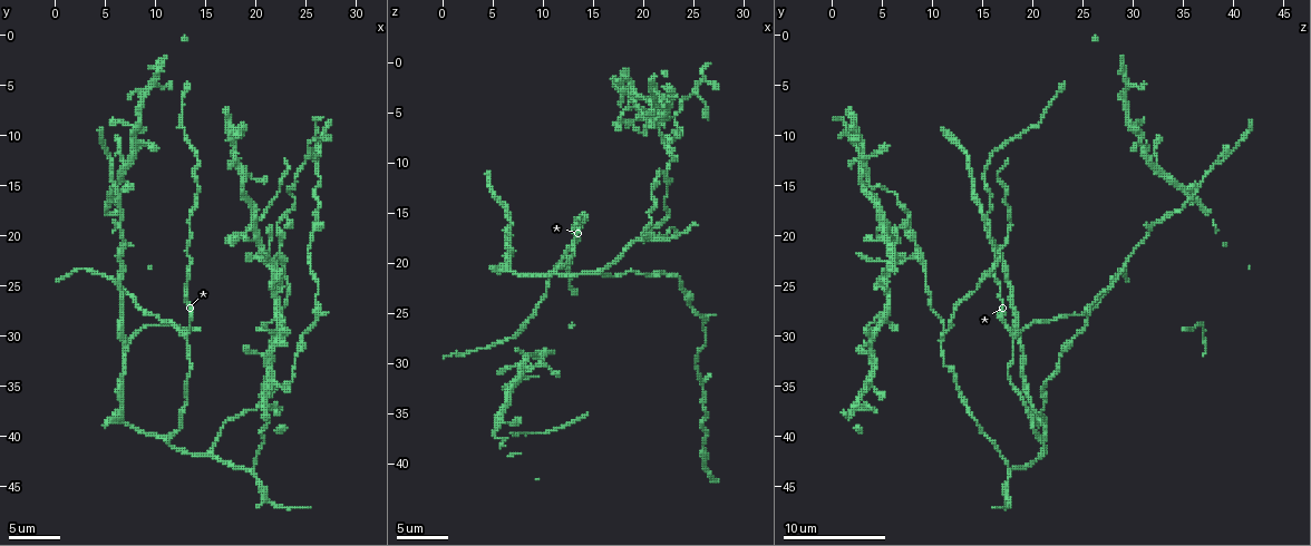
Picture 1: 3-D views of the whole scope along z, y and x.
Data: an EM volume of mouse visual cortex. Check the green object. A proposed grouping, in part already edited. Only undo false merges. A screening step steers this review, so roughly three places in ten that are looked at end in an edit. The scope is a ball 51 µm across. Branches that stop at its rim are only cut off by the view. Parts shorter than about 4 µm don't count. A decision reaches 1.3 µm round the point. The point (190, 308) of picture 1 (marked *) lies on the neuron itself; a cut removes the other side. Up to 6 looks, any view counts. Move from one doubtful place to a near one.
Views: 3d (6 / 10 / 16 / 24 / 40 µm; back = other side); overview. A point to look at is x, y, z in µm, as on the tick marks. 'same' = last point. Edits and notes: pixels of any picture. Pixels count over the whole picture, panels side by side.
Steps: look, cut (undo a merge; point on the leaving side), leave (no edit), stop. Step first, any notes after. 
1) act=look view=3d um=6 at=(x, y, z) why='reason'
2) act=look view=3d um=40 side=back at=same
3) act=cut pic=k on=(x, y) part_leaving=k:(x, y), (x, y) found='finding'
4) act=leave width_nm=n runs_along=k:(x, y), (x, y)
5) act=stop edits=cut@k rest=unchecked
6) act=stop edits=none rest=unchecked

act=look view=3d um=10 at=(12.8, 29.8, 18.2) why='a fork'

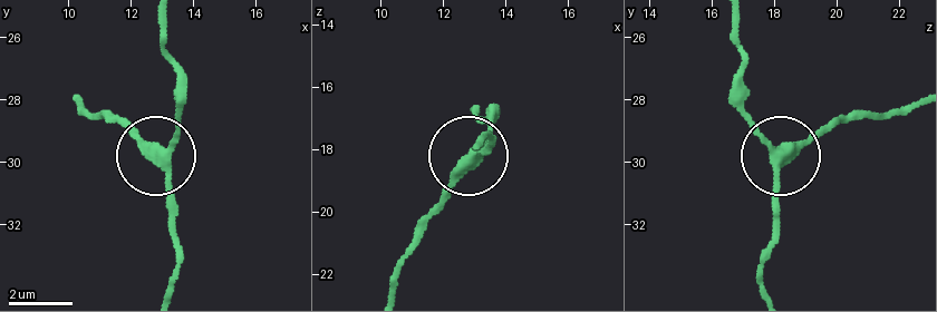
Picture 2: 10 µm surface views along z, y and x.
act=leave width_nm=320 runs_along=2:(175, 75), (175, 128), (152, 153), (114, 115) found='one neuron here'

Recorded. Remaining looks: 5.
act=look view=3d um=10 at=(22.2, 29.4, 11.4) why='side arm on a straight run'

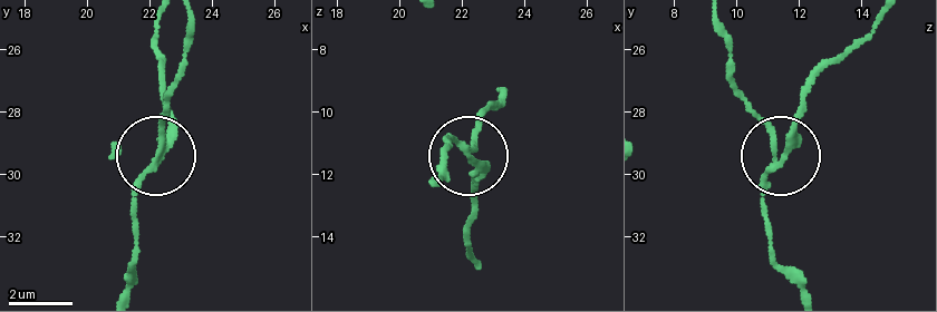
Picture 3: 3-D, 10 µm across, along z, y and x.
act=cut pic=3 on=(176, 127) part_leaving=3:(780, 162), (812, 85), (876, 21) found='two neurons meet here'

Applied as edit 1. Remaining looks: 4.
act=look view=overview

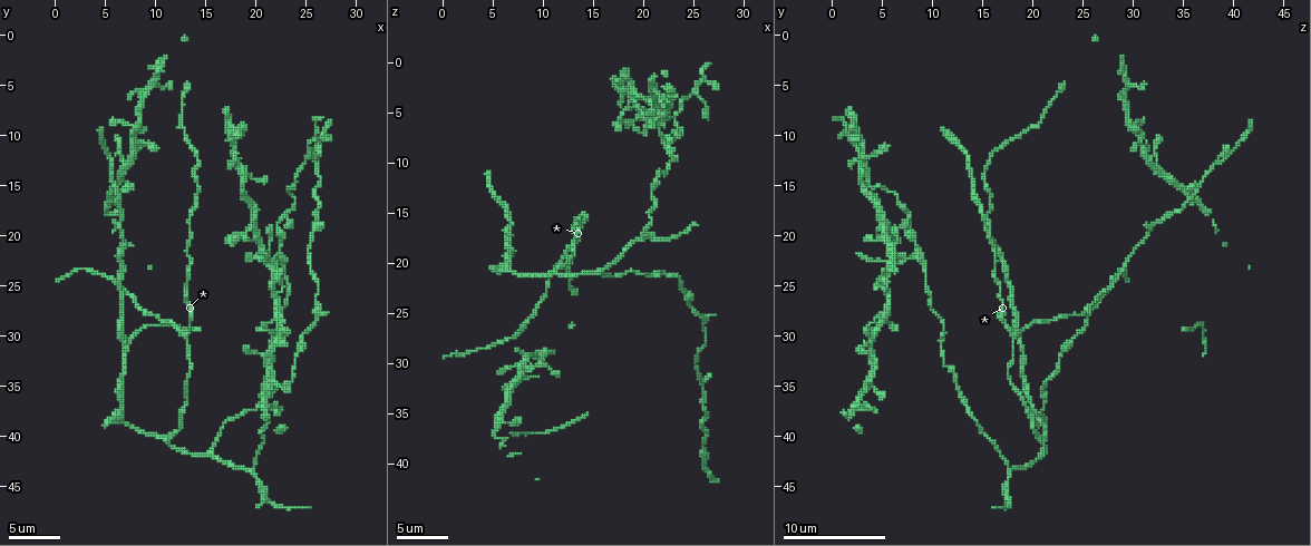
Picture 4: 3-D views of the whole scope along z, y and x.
act=look view=3d um=10 at=(24.0, 32.0, 23.0) why='thick turns thin'

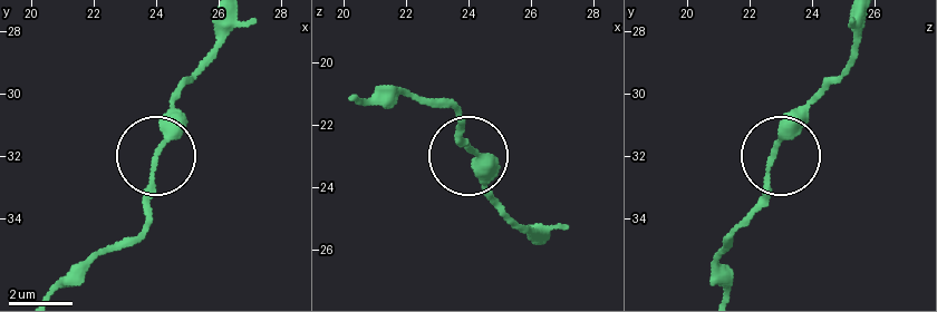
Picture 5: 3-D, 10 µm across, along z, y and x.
act=leave runs_along=5:(354, 97), (434, 97), (450, 105), (480, 185), (503, 214) found='all the same neuron'

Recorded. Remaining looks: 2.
act=stop edits=cut@3 rest=unchecked

